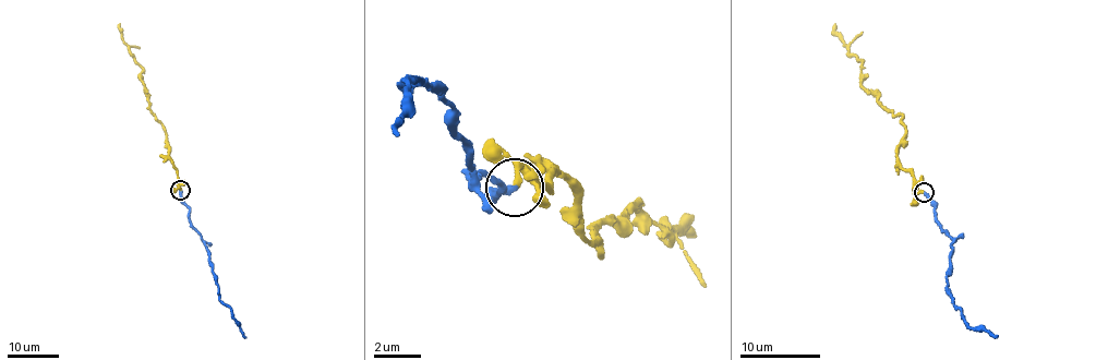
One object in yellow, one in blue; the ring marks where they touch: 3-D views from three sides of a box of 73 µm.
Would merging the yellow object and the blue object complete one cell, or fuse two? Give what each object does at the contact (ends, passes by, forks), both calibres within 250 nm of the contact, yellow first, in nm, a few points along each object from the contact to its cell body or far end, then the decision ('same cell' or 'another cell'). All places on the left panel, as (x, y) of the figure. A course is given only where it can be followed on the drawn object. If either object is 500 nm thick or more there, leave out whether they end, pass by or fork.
yellow ends there; blue ends there; 240 nm thick on the yellow side, 280 nm on the other; yellow runs (181, 190), (178, 172), (169, 157), (165, 127), (149, 109), (143, 84), (143, 68), (123, 40), (119, 24); blue runs (181, 190), (182, 202), (190, 210), (190, 225), (204, 240), (219, 299), (230, 308), (244, 338); same cell

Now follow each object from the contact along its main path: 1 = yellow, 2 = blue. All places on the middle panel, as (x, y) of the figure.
1: (515, 184), (520, 165), (548, 189), (557, 170), (604, 251), (595, 228), (635, 204), (694, 239)
2: (515, 184), (490, 190), (502, 183), (467, 168), (477, 181), (418, 78), (400, 85), (419, 84), (390, 134)

